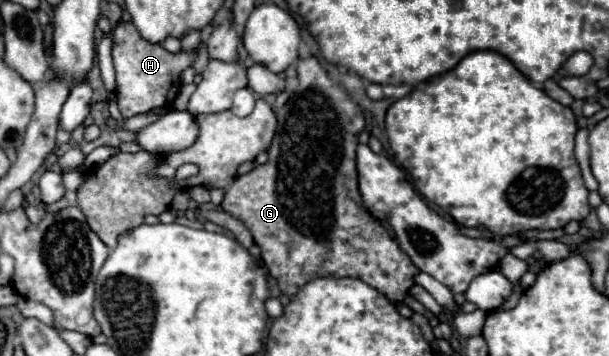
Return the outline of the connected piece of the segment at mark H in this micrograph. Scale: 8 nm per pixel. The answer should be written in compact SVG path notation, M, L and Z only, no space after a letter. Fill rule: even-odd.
M119 22L113 28L113 66L117 76L117 104L123 118L131 118L157 104L171 104L181 86L179 74L189 68L195 60L195 52L179 50L175 54L167 52L161 44L151 44L139 36L131 22Z

